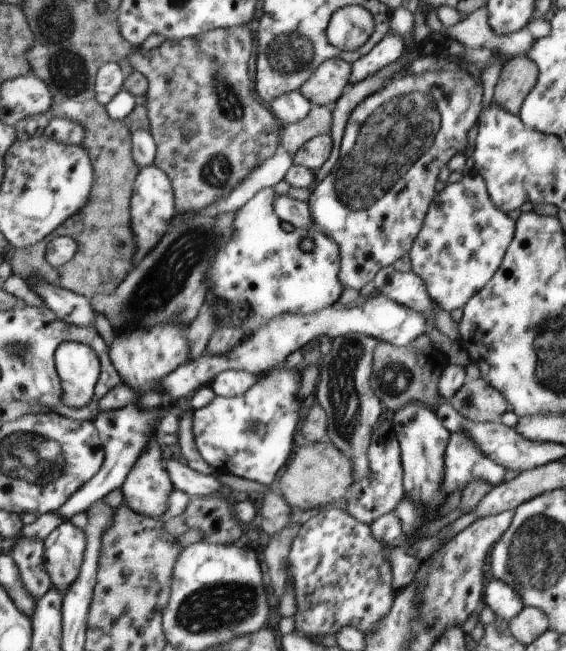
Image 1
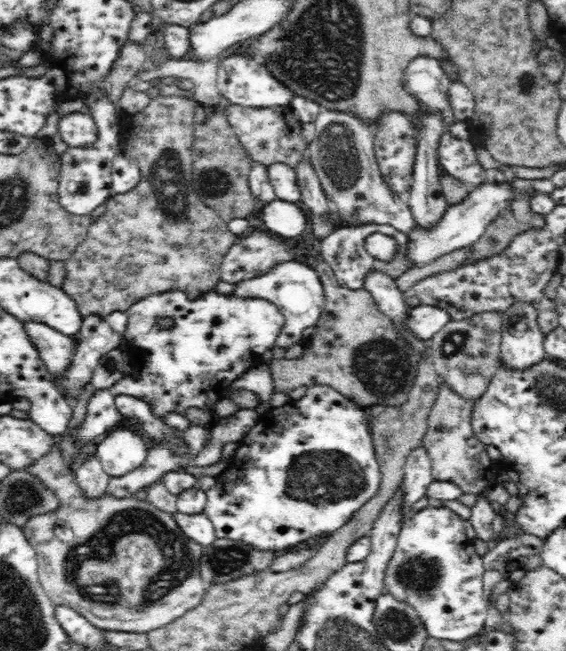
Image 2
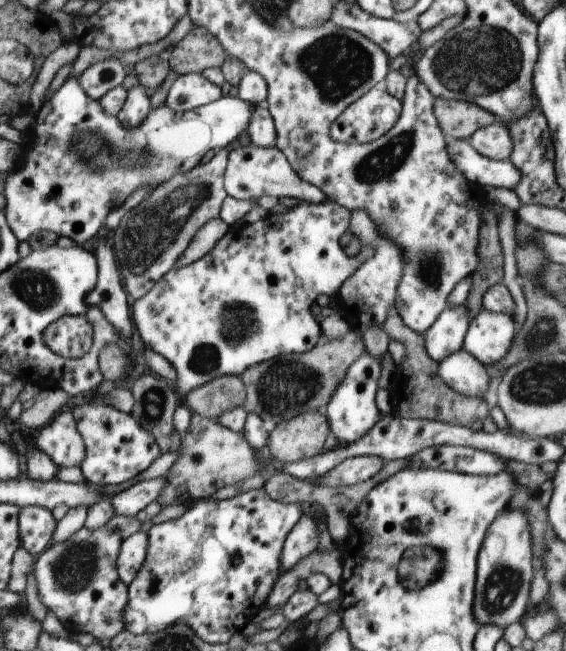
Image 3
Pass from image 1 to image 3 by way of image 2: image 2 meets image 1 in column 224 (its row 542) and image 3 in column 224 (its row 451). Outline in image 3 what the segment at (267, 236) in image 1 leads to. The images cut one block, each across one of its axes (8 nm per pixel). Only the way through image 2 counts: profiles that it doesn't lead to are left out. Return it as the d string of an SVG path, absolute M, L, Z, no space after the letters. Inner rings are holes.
M300 201L297 206L291 207L288 212L282 214L267 214L263 220L255 224L246 225L242 222L229 226L228 233L224 238L220 238L220 242L208 252L201 260L192 262L184 268L172 268L145 296L136 299L134 302L134 319L136 327L140 332L144 345L166 358L167 362L174 368L176 372L177 392L182 396L187 396L196 388L210 383L221 375L235 375L242 377L243 373L251 367L259 363L267 362L272 358L286 355L286 354L303 354L310 351L318 340L323 337L321 332L321 324L316 322L312 316L310 307L316 303L318 296L323 295L337 295L340 288L345 284L345 281L360 269L362 264L365 264L370 258L374 257L375 249L372 245L364 245L356 256L348 256L344 252L344 248L340 246L340 238L345 232L349 232L351 226L351 211L339 206L333 201L325 201L322 203L310 203L307 201Z

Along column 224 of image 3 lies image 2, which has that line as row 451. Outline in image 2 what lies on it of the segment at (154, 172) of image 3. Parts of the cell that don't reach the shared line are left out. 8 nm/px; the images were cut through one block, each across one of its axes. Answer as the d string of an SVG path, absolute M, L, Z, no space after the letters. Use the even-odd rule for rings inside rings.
M130 426L110 430L94 445L96 457L110 477L122 477L140 468L149 450Z

